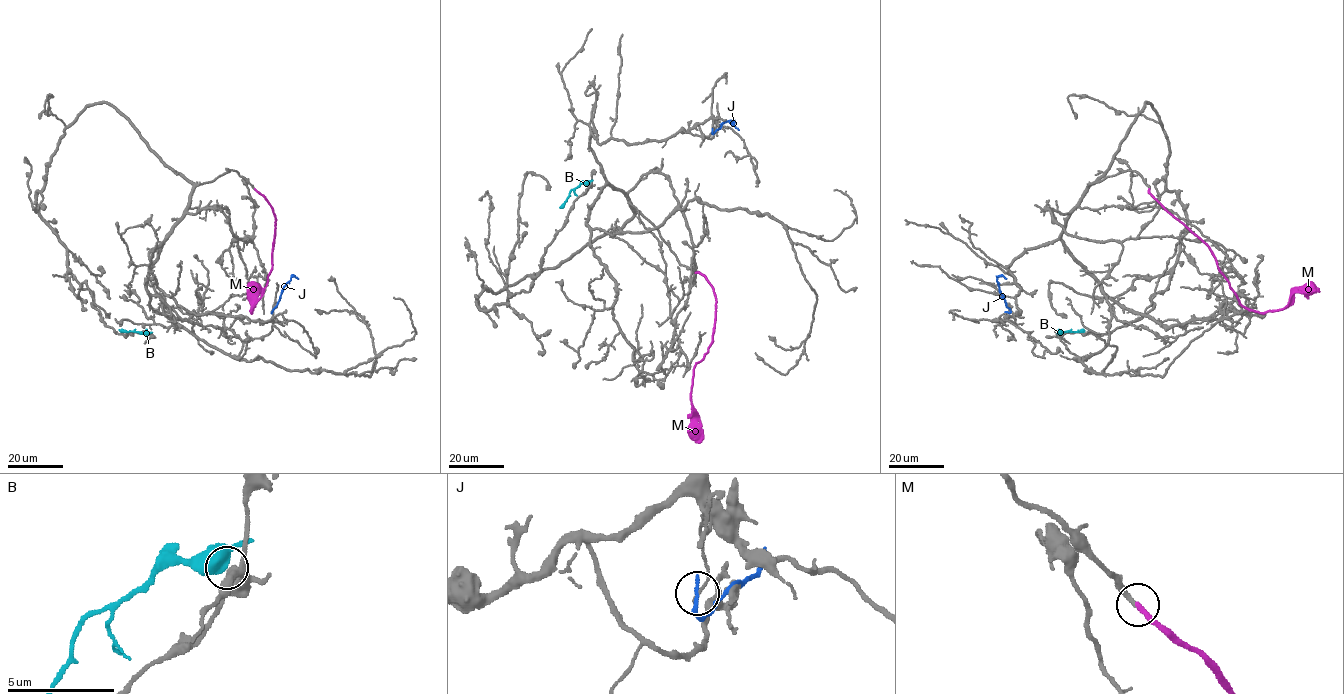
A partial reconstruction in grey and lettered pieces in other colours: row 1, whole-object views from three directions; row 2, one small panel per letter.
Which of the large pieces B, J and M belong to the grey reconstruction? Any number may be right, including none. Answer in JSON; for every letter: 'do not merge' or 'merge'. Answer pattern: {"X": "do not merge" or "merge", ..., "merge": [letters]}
{"B": "do not merge", "J": "do not merge", "M": "merge", "merge": ["M"]}

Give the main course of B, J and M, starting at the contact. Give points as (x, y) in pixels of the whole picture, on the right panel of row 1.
B: (1060, 332), (1084, 330)
J: (1007, 312), (1010, 310), (997, 279), (1001, 275), (1006, 279)
M: (1149, 189), (1165, 208), (1208, 247), (1218, 269), (1245, 307), (1260, 312), (1282, 310), (1294, 292), (1318, 288)

